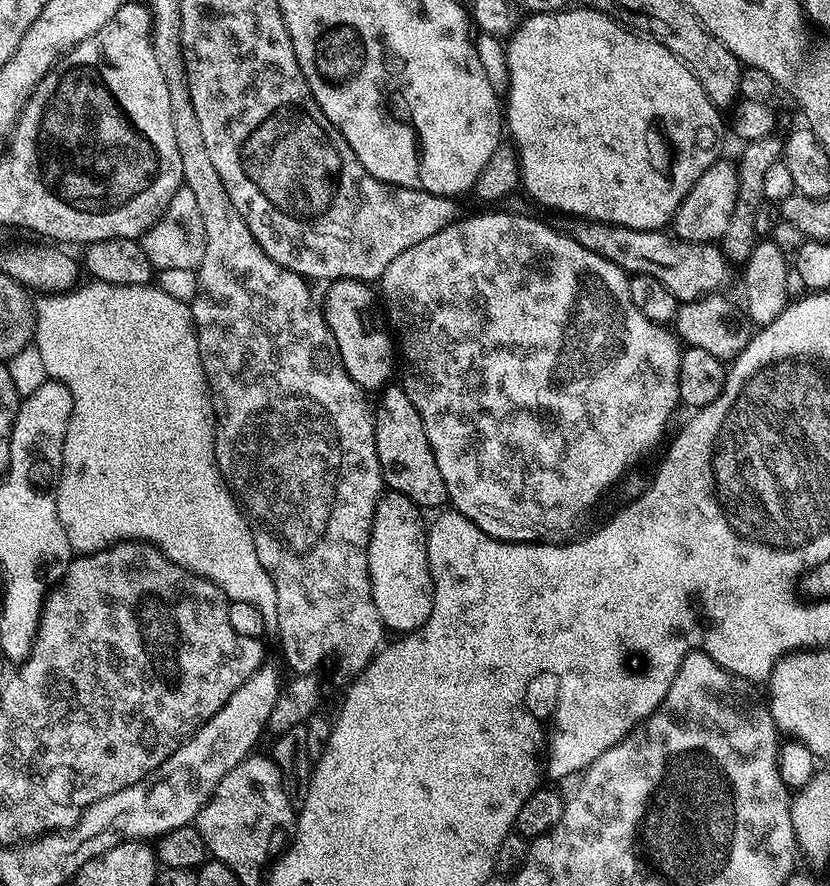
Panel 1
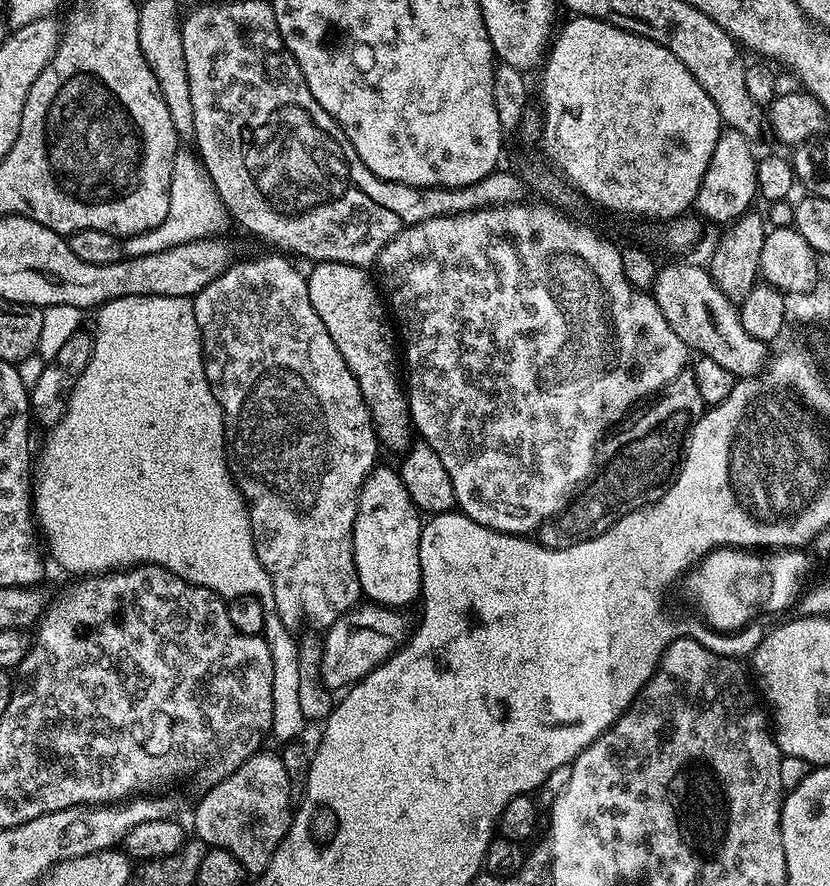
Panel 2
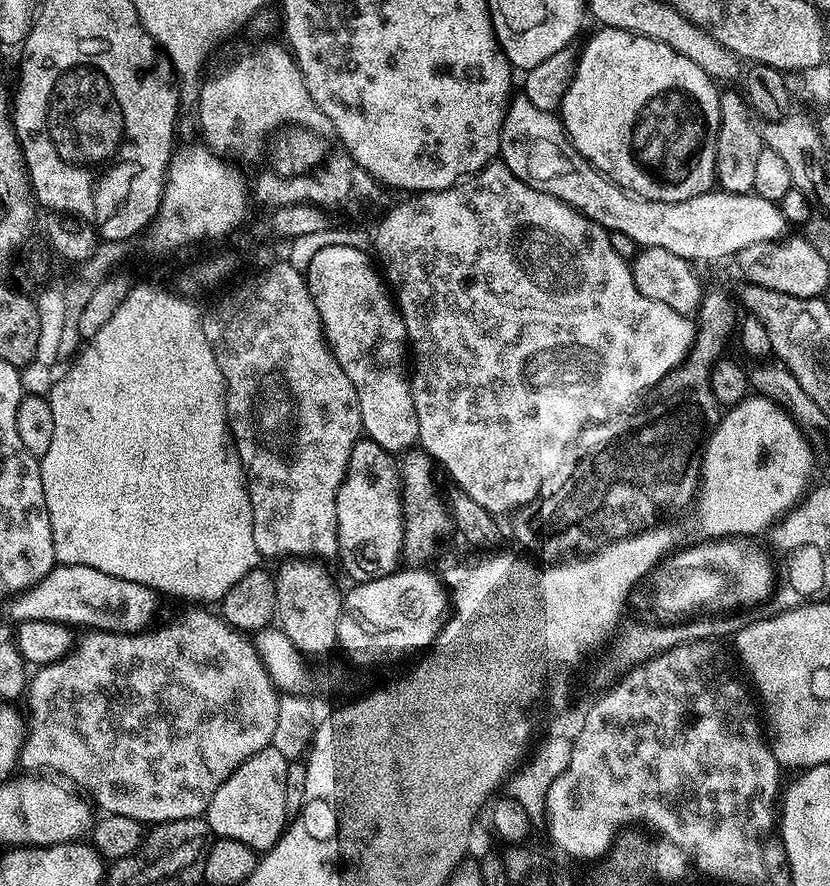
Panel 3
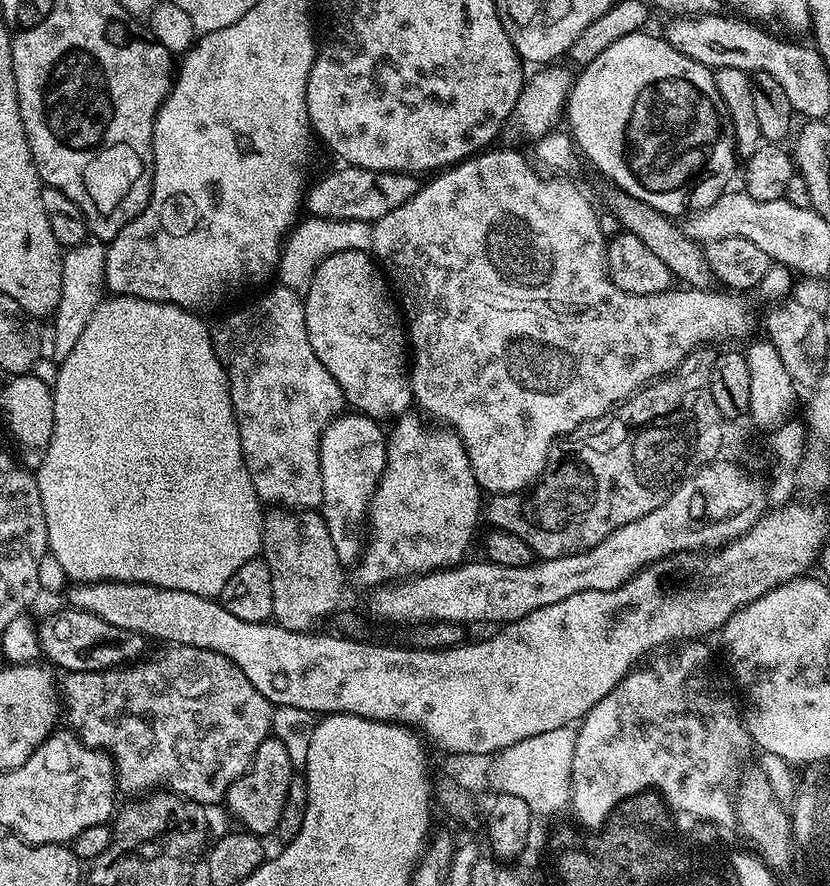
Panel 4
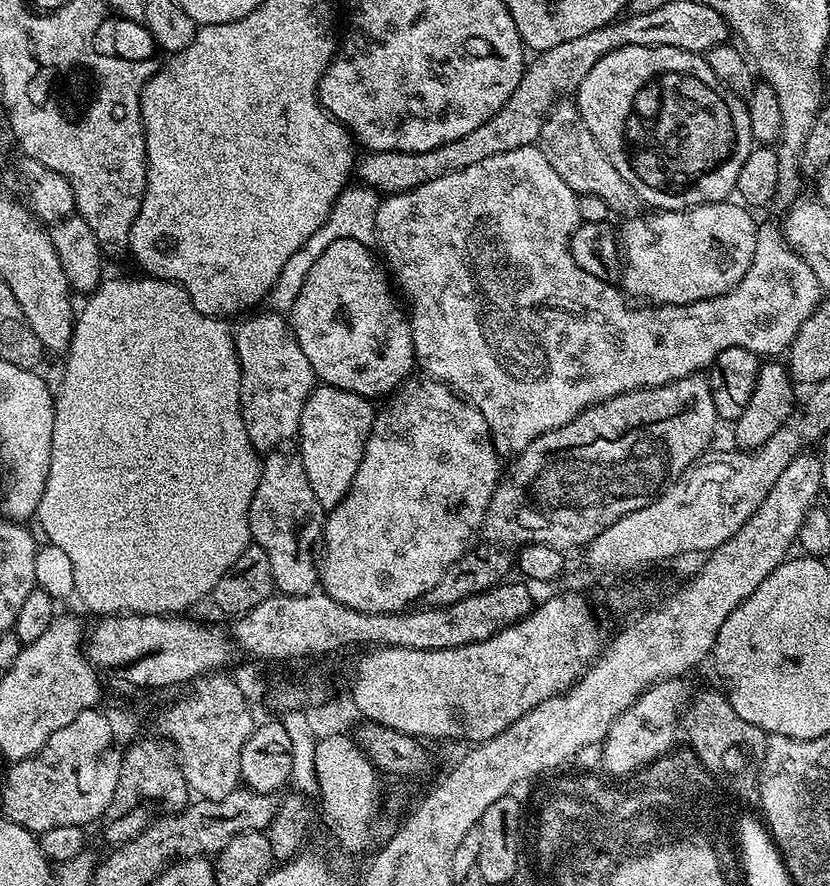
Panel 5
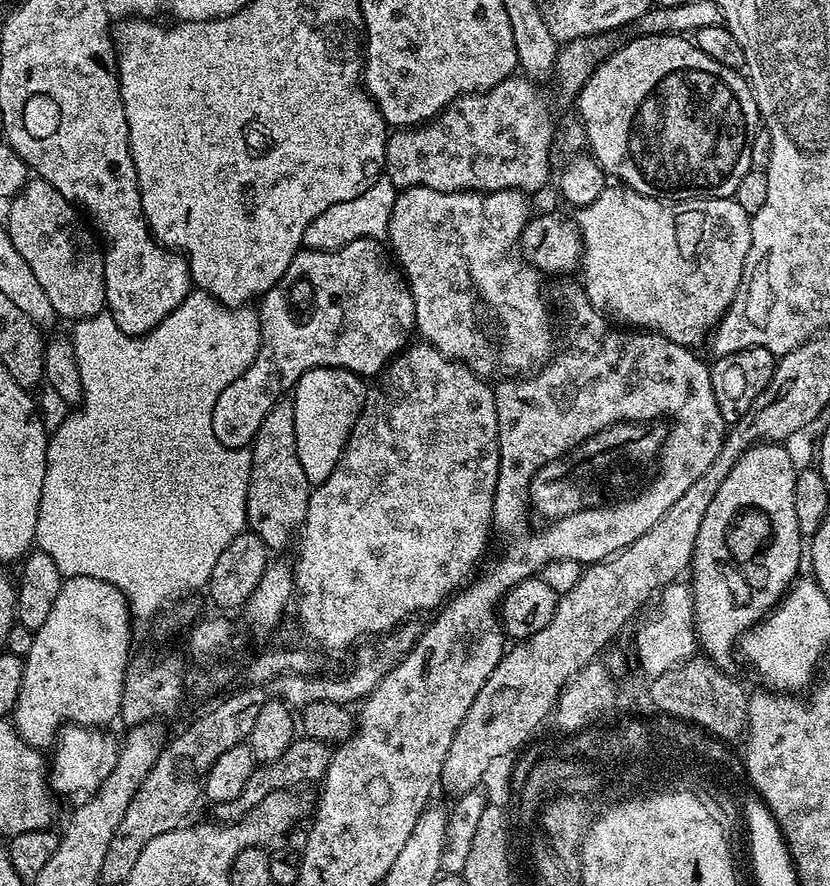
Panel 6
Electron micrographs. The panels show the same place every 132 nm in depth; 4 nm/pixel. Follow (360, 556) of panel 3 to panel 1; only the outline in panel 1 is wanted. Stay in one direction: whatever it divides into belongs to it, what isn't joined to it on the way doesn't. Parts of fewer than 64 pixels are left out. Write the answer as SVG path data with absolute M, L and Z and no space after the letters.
M388 490L381 495L376 513L374 514L374 526L372 537L368 547L368 569L370 570L370 582L372 583L372 597L374 606L378 606L378 614L382 618L385 629L396 631L396 634L415 632L417 628L428 621L432 613L434 602L434 586L432 575L428 569L428 528L425 513L409 498L397 492Z

